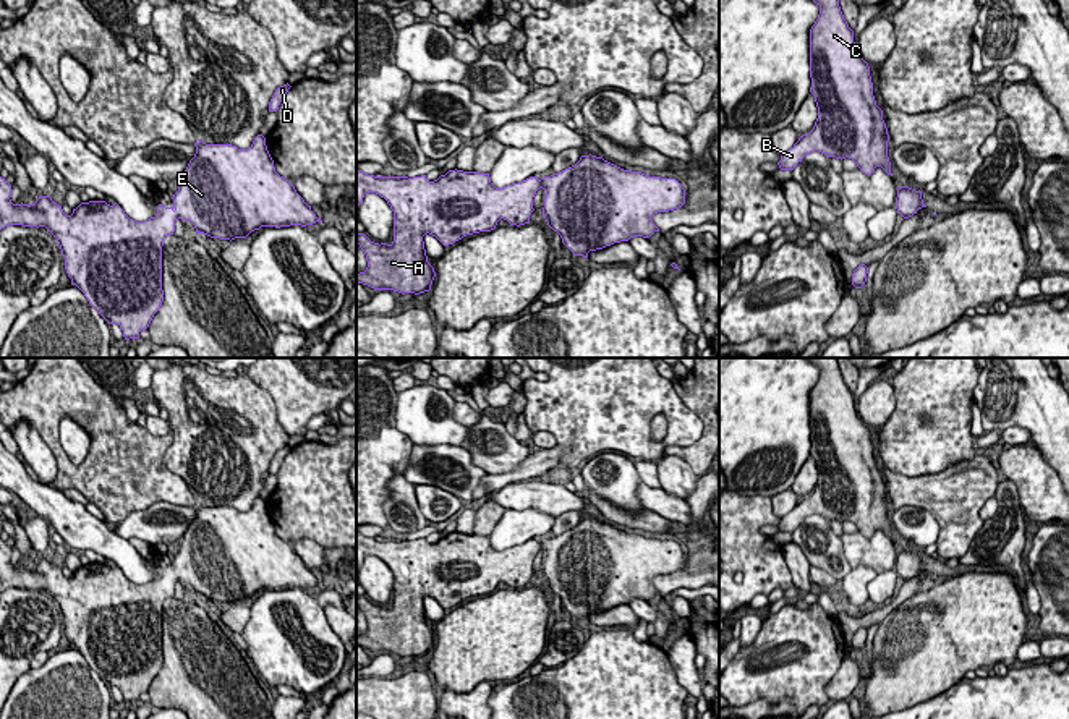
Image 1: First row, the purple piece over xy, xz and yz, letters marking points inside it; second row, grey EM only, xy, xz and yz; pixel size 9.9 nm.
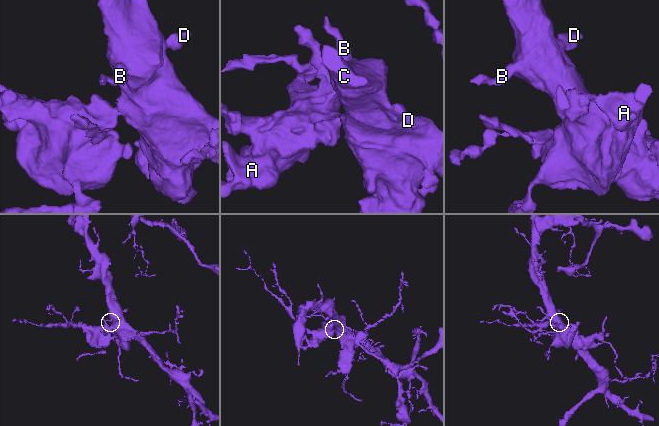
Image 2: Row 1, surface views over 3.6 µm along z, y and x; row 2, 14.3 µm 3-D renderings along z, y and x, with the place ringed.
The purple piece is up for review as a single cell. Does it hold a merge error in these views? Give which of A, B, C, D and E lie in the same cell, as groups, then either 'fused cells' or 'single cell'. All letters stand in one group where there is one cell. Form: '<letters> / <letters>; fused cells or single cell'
A B C D E; single cell

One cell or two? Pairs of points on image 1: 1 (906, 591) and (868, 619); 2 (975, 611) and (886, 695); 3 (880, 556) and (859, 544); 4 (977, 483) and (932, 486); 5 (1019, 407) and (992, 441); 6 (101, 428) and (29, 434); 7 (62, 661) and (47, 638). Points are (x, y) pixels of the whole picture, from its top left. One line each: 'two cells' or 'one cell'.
1: one cell
2: one cell
3: one cell
4: one cell
5: two cells
6: two cells
7: two cells

